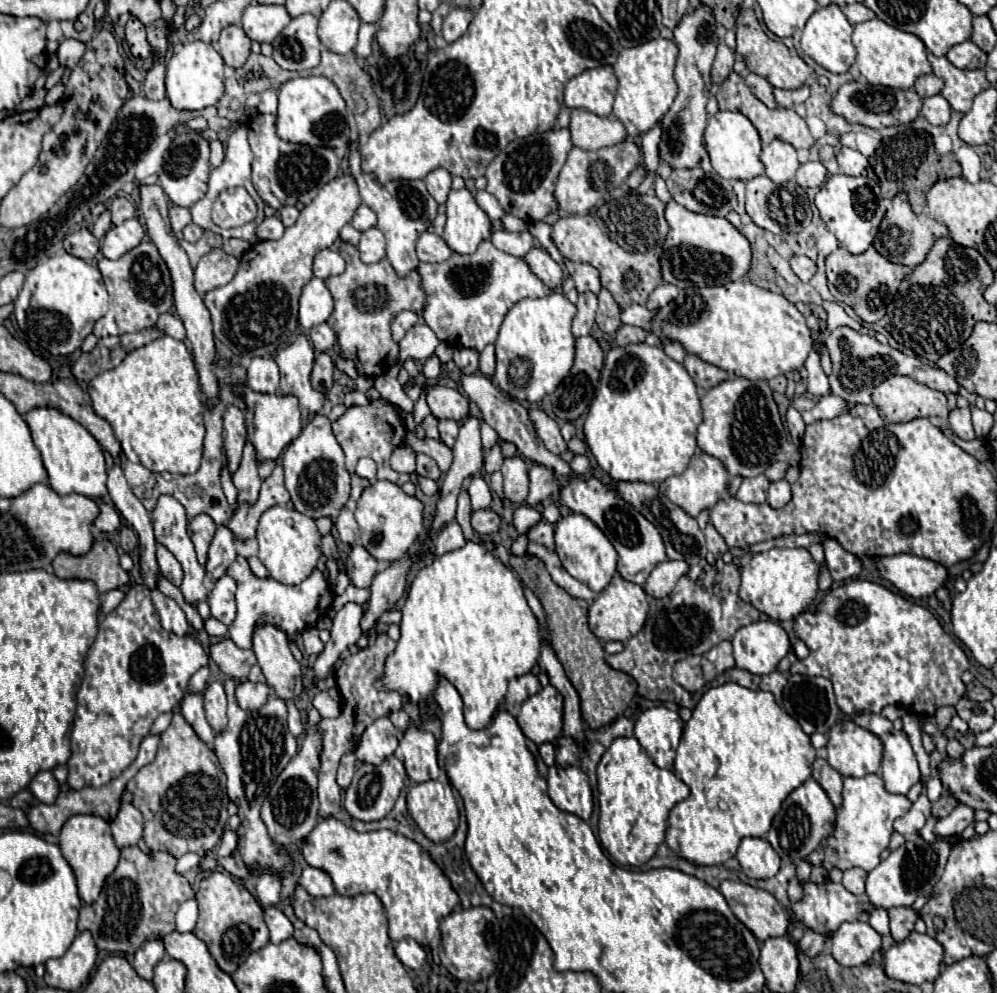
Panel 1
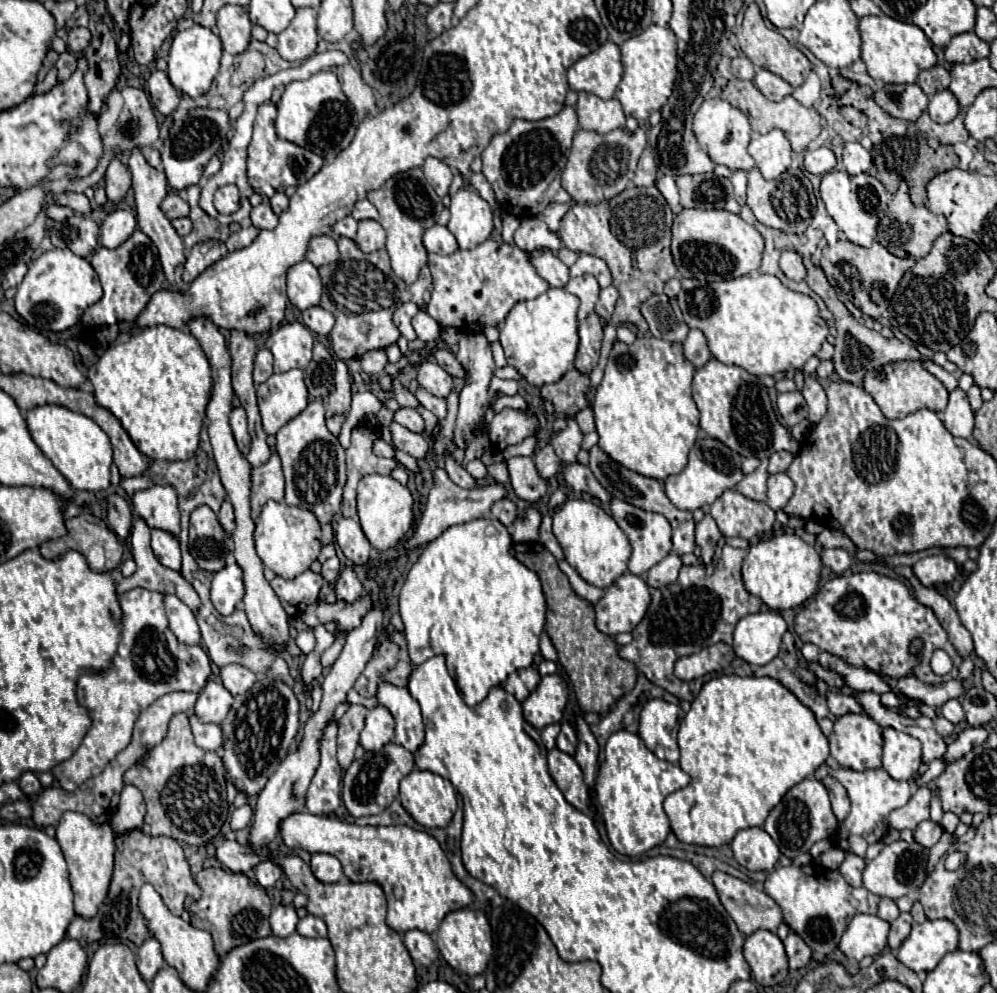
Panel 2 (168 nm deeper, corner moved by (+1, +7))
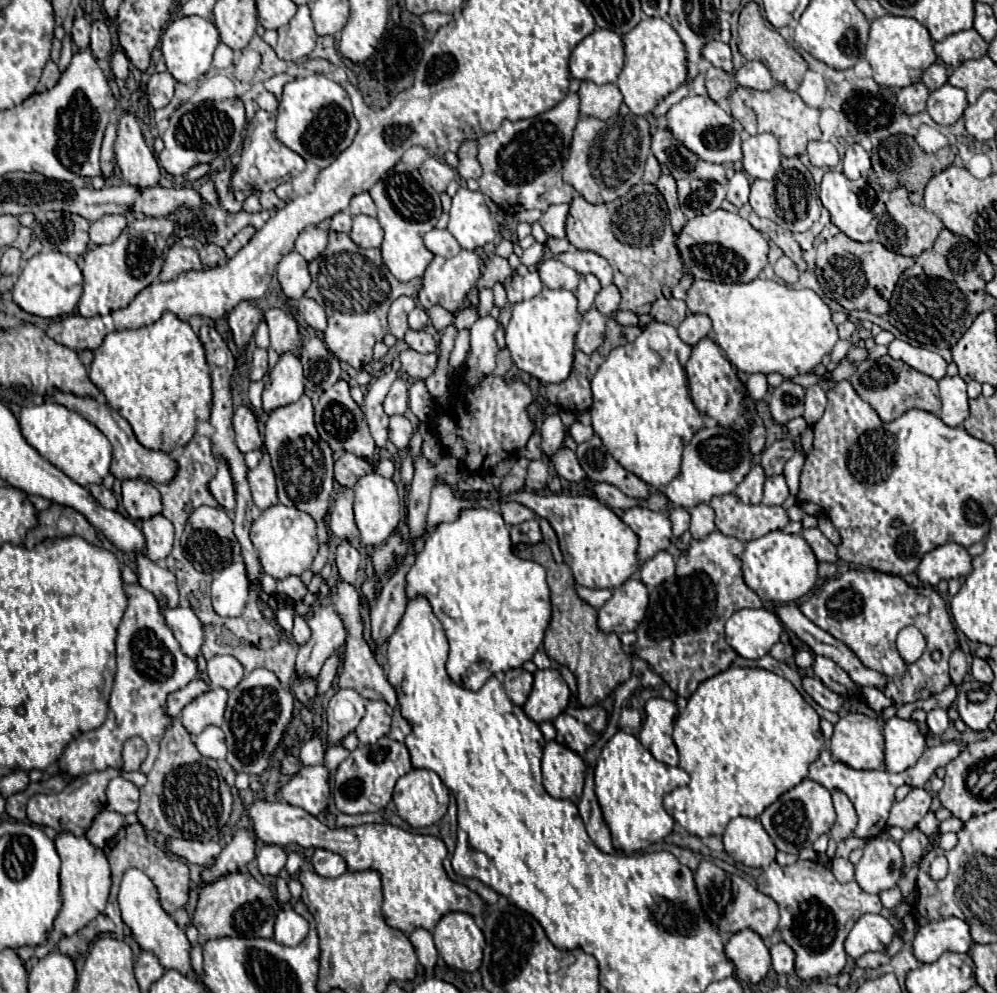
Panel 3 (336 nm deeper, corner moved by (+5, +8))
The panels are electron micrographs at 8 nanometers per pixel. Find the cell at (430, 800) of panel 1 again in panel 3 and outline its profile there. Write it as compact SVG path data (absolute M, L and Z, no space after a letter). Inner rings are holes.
M412 769L396 781L394 803L398 815L416 829L434 825L446 813L446 807L436 801L426 769Z

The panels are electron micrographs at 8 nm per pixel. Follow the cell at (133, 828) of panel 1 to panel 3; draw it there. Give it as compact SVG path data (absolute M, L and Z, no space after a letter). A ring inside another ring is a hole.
M114 777L106 787L106 809L120 815L134 813L138 809L138 787L124 777Z

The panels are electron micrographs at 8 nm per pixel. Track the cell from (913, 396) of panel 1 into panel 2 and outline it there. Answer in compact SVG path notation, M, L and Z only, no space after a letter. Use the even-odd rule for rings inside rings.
M896 362L886 364L876 372L868 372L864 378L864 390L874 398L886 418L904 418L922 408L938 412L944 410L948 402L948 390L944 384L918 362Z

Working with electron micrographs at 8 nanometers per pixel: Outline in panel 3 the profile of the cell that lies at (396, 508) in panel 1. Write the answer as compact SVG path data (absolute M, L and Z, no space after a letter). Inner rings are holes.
M374 471L360 477L354 485L354 515L356 515L356 527L360 531L362 543L372 547L382 545L394 533L400 521L400 499L392 479L386 479Z

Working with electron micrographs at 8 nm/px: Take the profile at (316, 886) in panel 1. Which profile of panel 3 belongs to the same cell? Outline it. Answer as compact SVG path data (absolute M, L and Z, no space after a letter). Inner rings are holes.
M316 849L312 863L314 863L316 873L322 877L338 877L348 871L344 857L334 851L328 851L328 849Z

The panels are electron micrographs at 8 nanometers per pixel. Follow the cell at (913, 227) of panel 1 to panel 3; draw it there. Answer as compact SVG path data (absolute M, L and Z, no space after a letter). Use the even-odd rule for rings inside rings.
M898 187L890 193L890 201L886 203L886 211L888 215L892 217L894 223L888 223L892 227L878 227L878 235L880 235L880 243L894 251L894 253L900 253L900 255L910 255L910 257L918 257L922 251L930 249L938 237L938 233L944 229L942 221L926 211L924 207L918 207L918 205L912 205L910 199L908 199L908 193L904 187ZM896 225L896 227L894 227Z

